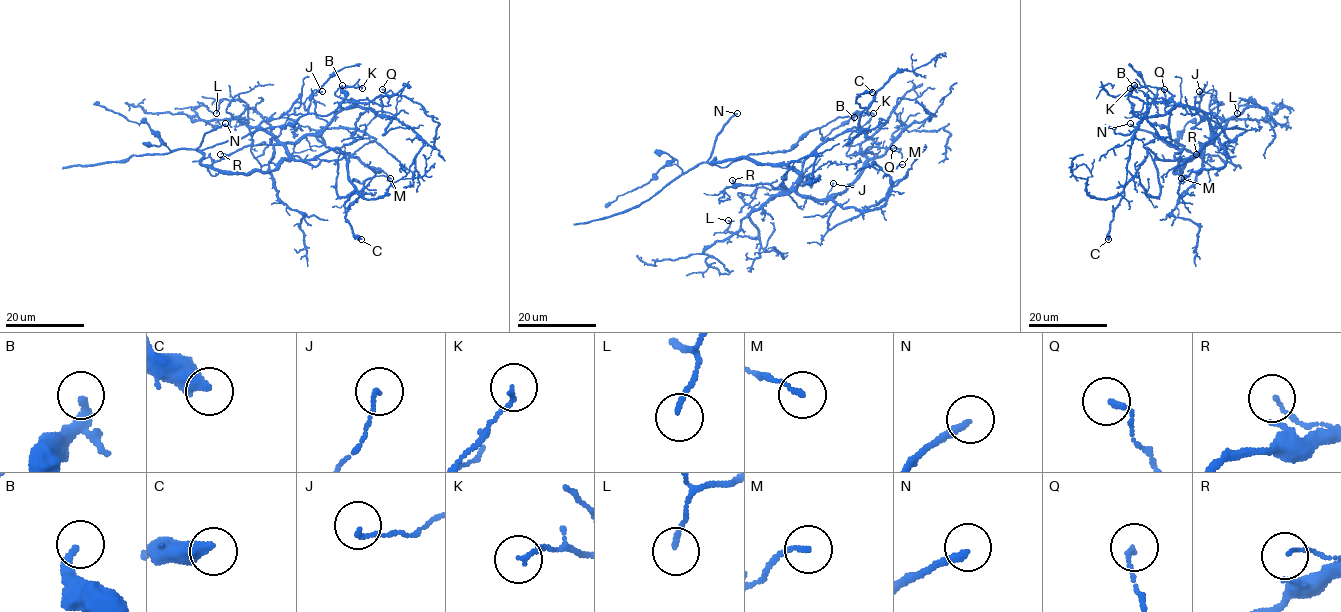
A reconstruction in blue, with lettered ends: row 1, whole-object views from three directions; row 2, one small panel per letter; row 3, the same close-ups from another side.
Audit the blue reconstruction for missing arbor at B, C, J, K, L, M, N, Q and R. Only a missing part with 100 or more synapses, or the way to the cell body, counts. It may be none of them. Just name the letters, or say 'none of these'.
N

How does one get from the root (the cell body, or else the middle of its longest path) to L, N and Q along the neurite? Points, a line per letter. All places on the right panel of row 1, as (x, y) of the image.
L: (1185, 166), (1185, 162), (1208, 141), (1214, 128), (1222, 127), (1254, 102), (1250, 99), (1239, 107), (1237, 113)
N: (1185, 166), (1176, 173), (1178, 160), (1175, 155), (1179, 151), (1154, 134), (1130, 123)
Q: (1185, 166), (1185, 162), (1210, 143), (1216, 133), (1208, 118), (1197, 109), (1163, 100), (1167, 106), (1164, 89)

